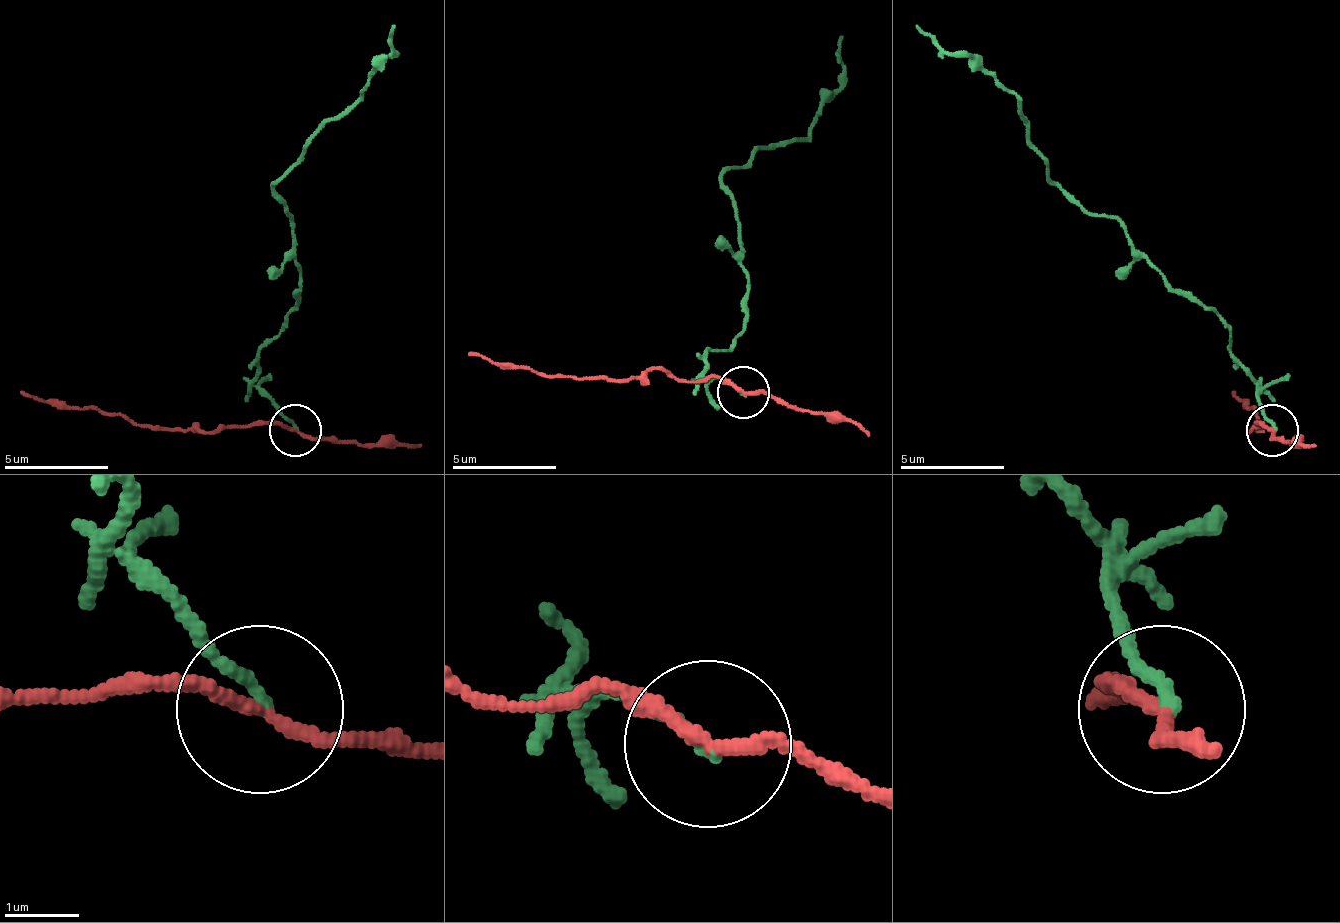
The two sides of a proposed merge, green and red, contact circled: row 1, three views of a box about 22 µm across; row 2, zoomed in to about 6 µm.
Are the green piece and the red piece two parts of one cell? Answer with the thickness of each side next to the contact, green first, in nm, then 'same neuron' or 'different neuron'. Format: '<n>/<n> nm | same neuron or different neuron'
170/170 nm | different neuron

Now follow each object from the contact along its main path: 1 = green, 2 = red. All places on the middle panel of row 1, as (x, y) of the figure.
1: (742, 391), (705, 370), (705, 354), (742, 328), (747, 291), (721, 176), (810, 135), (841, 82), (841, 35)
2: (742, 391), (716, 375), (674, 380), (663, 370), (590, 380), (506, 370), (470, 354)

